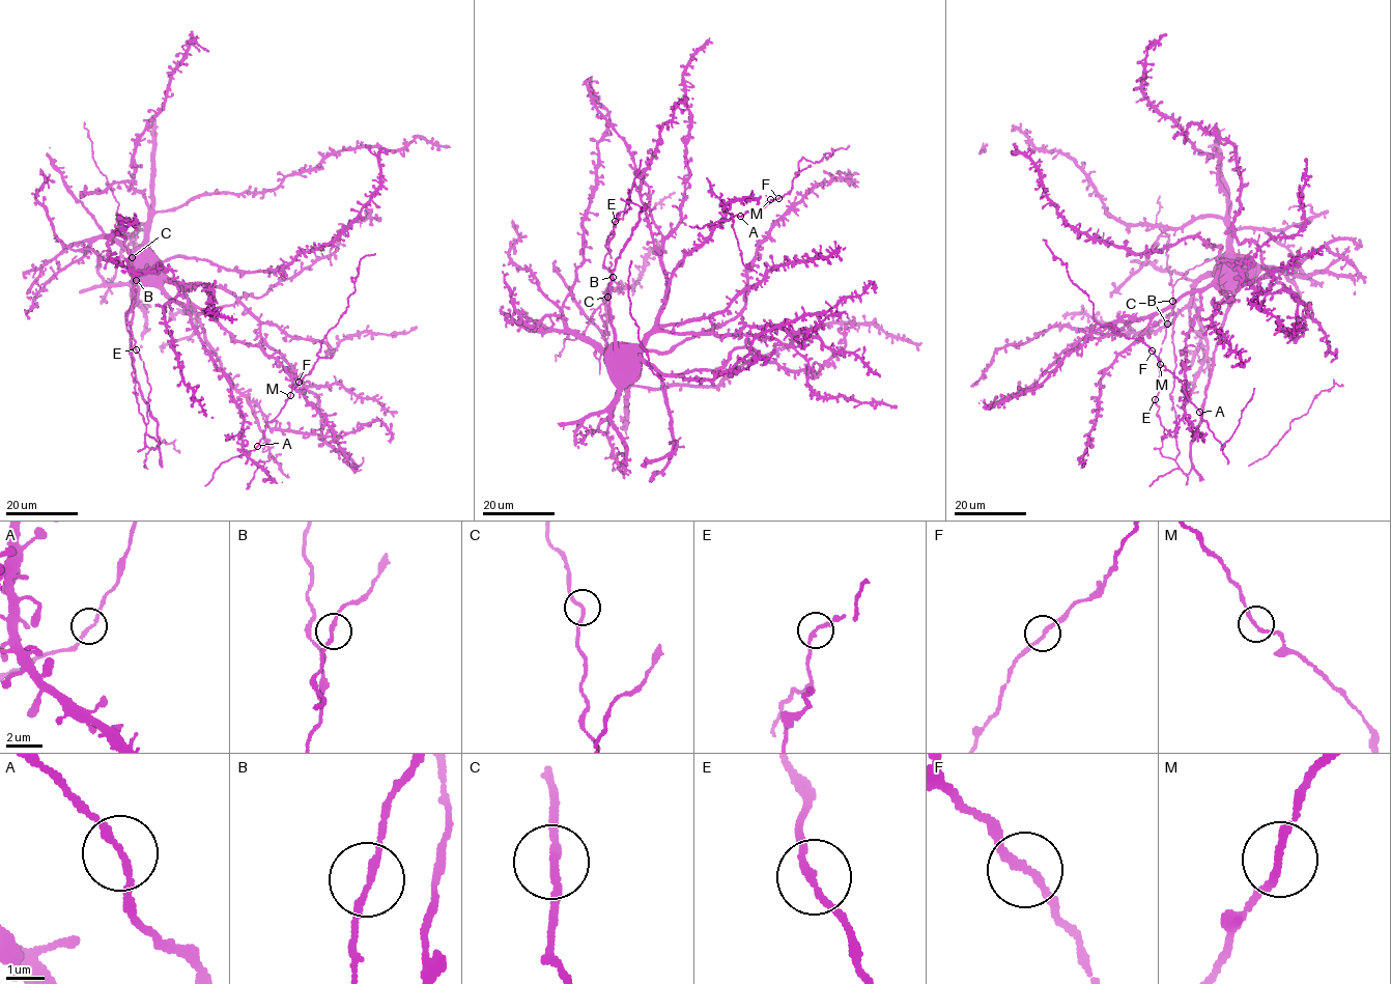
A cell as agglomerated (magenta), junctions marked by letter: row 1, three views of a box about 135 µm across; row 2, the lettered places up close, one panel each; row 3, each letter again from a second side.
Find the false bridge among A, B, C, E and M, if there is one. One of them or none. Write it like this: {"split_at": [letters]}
{"split_at": []}

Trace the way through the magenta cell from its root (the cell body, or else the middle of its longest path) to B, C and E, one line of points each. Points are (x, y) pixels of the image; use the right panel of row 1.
B: (1220, 274), (1231, 306), (1187, 474), (1175, 460), (1175, 362), (1167, 324)
C: (1220, 274), (1231, 306), (1187, 474), (1175, 460), (1172, 301)
E: (1220, 274), (1231, 306), (1187, 474), (1160, 453), (1164, 433), (1155, 399)

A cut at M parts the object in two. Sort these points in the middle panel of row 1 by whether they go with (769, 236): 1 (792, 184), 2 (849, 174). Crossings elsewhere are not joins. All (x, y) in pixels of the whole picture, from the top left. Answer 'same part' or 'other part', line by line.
1: other part
2: same part

